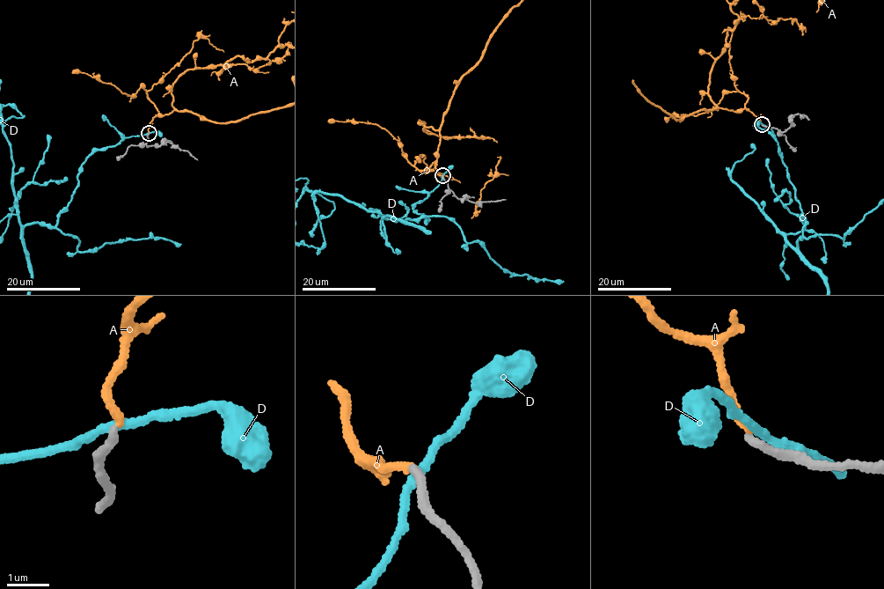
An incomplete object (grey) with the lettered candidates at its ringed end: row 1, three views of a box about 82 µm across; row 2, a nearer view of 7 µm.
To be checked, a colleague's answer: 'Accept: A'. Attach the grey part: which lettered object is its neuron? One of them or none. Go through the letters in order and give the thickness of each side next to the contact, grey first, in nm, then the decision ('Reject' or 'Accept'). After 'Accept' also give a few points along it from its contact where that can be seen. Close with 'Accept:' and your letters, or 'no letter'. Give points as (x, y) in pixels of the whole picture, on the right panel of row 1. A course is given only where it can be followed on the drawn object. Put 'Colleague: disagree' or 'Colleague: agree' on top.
Colleague: agree
A: Thickness 190 nm (grey) against 180 nm. Accept
D: Thickness 190 nm (grey) against 170 nm. Reject
Accept: A

